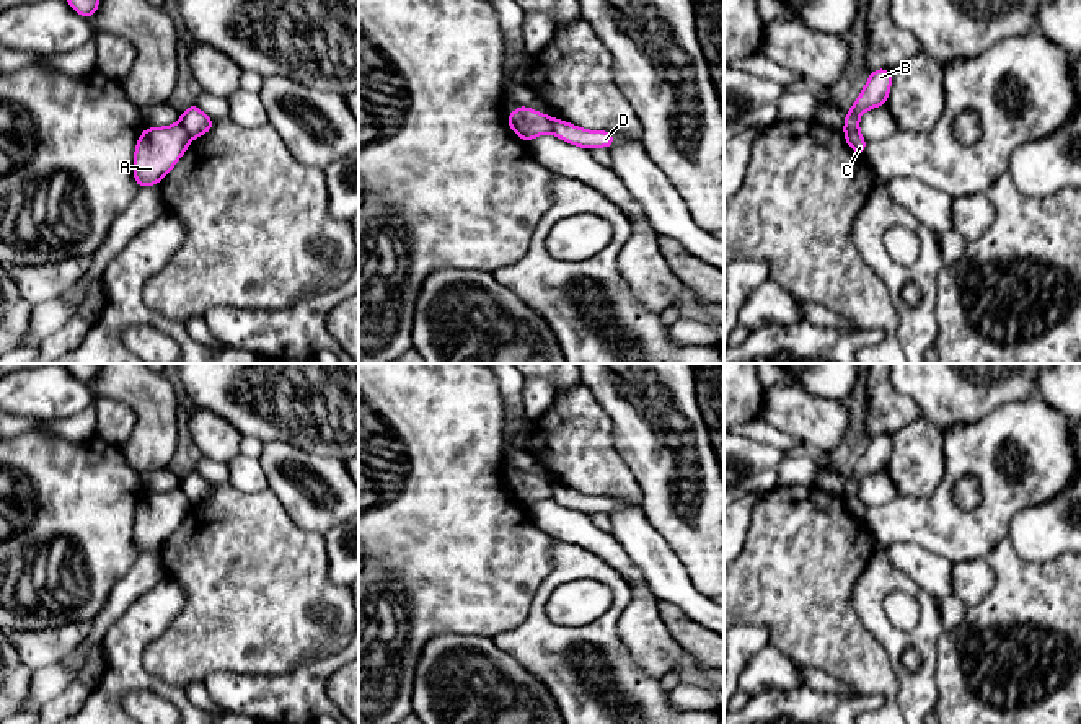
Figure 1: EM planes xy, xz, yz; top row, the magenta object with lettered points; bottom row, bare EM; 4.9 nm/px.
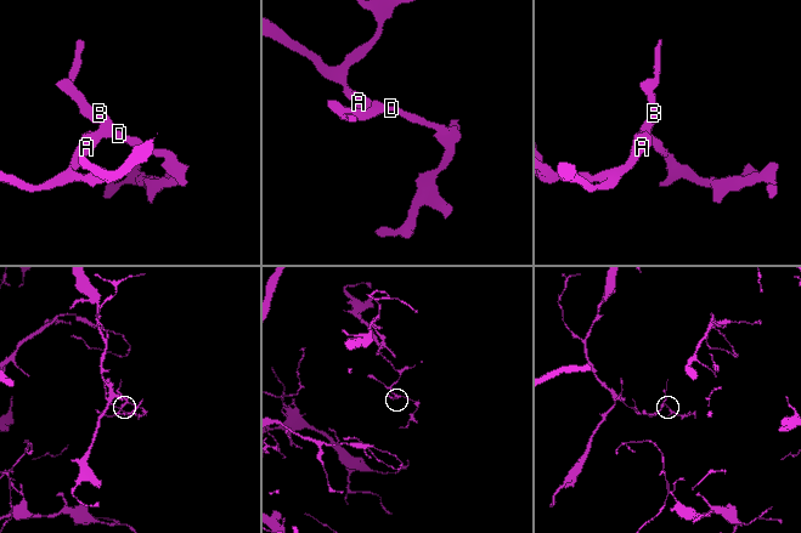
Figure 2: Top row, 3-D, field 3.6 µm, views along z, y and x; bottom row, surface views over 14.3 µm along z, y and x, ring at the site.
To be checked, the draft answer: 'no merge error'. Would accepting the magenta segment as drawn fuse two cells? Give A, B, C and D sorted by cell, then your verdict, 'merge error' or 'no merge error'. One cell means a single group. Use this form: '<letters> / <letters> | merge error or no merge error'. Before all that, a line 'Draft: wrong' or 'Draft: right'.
Draft: wrong
A C / B D | merge error

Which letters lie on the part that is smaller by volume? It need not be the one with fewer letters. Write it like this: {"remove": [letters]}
{"remove": ["B", "D"]}

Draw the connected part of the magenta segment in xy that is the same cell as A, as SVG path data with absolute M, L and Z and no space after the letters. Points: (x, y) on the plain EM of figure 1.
M181 488L145 492L134 517L134 545L139 554L160 550L191 509Z

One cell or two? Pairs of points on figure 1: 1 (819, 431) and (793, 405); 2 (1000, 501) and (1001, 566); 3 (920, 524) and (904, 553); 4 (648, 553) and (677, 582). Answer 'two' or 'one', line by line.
1: one
2: two
3: two
4: one

